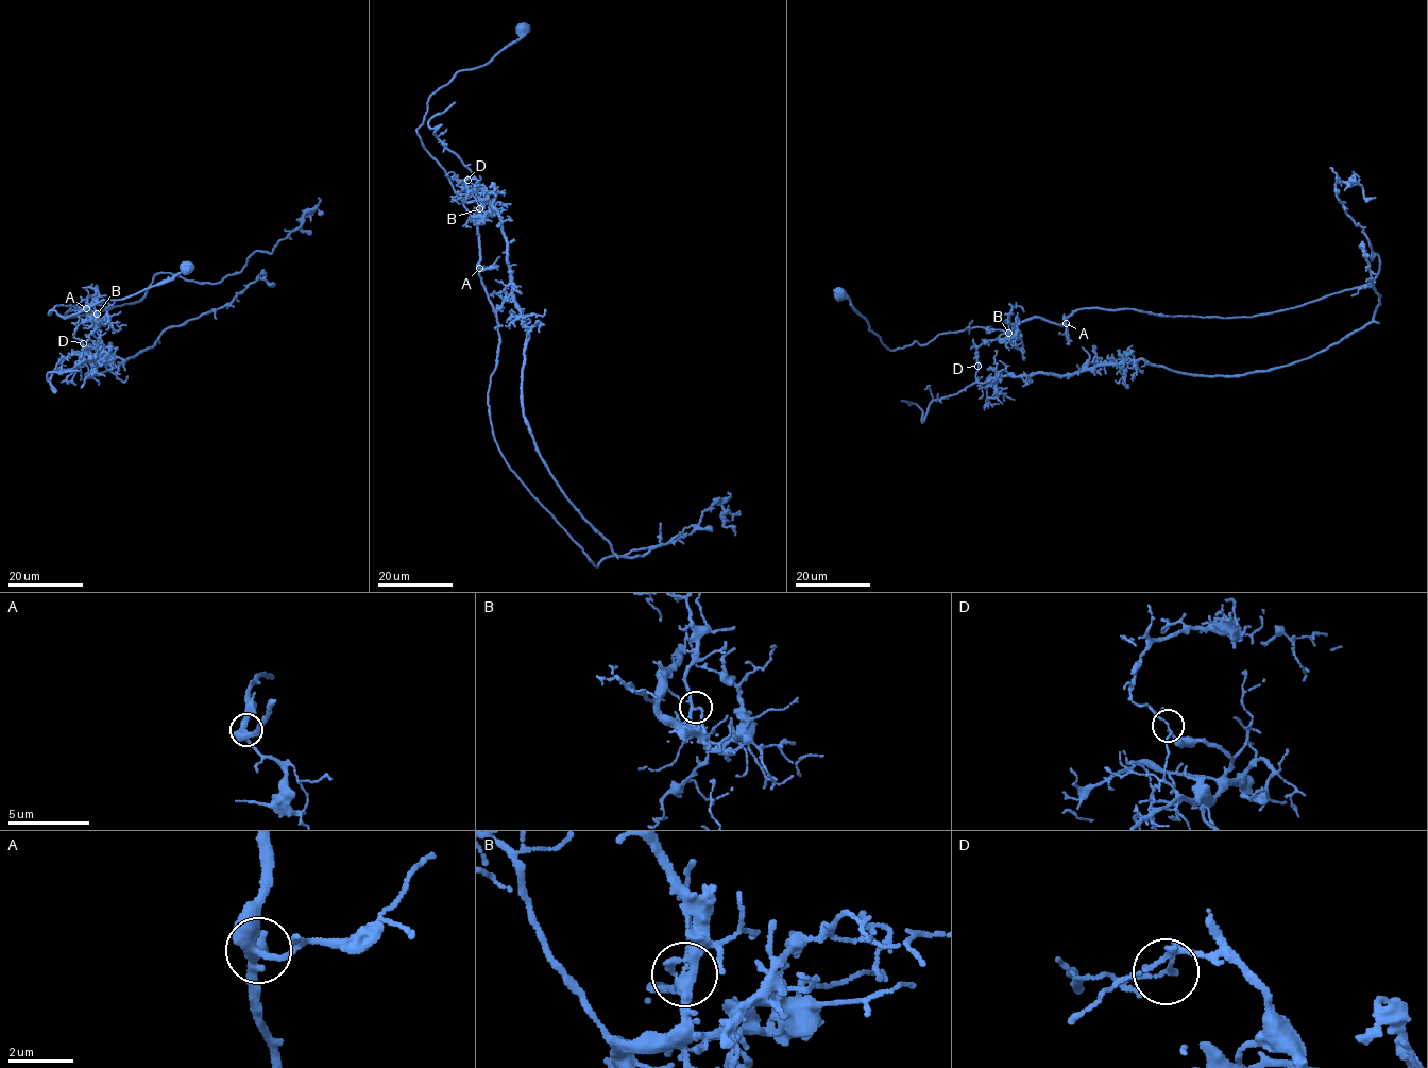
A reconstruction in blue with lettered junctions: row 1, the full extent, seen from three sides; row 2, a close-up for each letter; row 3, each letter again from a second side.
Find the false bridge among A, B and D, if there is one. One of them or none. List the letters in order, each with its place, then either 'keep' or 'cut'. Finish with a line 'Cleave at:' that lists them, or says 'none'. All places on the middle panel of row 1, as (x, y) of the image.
A: place (479, 268); keep
B: place (479, 208); keep
D: place (468, 180); cut
Cleave at: D

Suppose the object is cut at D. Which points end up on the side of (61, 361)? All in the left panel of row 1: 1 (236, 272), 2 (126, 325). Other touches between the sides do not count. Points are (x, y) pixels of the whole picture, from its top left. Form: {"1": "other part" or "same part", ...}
{"1": "other part", "2": "other part"}

